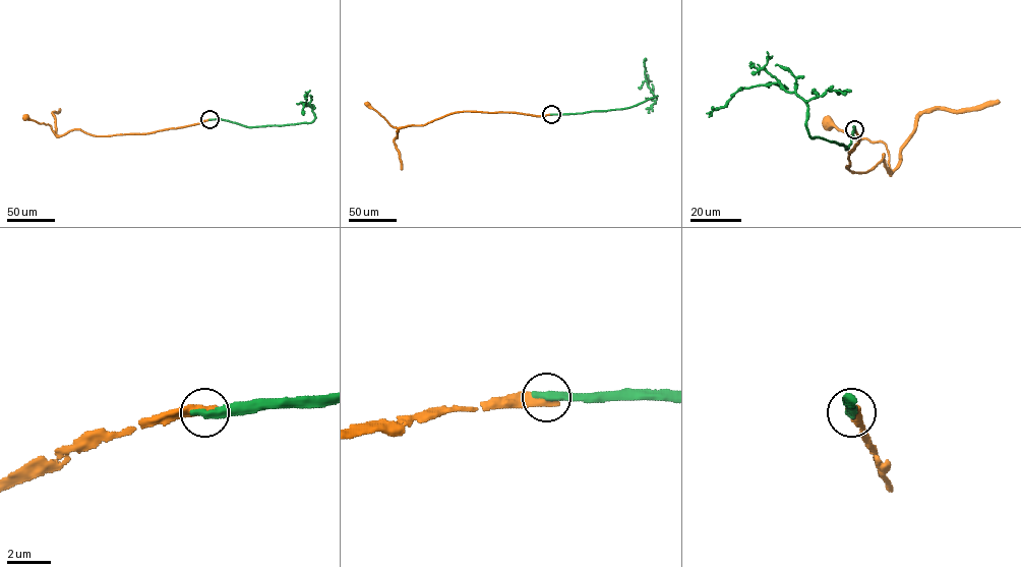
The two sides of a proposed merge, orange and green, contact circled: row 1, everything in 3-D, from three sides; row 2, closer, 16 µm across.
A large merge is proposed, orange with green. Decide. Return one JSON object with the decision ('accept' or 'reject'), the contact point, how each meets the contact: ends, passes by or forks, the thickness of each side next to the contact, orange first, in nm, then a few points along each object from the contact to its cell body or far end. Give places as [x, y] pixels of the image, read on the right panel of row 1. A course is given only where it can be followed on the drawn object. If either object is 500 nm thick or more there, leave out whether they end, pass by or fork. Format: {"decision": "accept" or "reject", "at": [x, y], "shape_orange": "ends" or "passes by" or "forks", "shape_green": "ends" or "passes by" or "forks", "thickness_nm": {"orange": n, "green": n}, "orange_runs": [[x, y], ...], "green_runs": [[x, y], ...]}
{"decision": "reject", "at": [854, 129], "shape_orange": "ends", "shape_green": "ends", "thickness_nm": {"orange": 440, "green": 400}, "orange_runs": [[854, 129], [858, 140], [846, 168], [865, 172], [884, 155], [889, 172], [883, 143], [855, 139], [827, 122]], "green_runs": [[854, 129], [847, 149], [812, 137], [807, 104], [778, 82], [739, 89], [724, 106], [706, 113]]}

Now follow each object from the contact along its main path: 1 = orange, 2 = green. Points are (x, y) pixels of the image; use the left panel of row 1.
1: (209, 119), (142, 133), (97, 135), (73, 129), (58, 135), (49, 124), (26, 117)
2: (209, 119), (221, 119), (248, 127), (310, 122), (314, 118), (305, 102), (302, 104), (303, 113)

